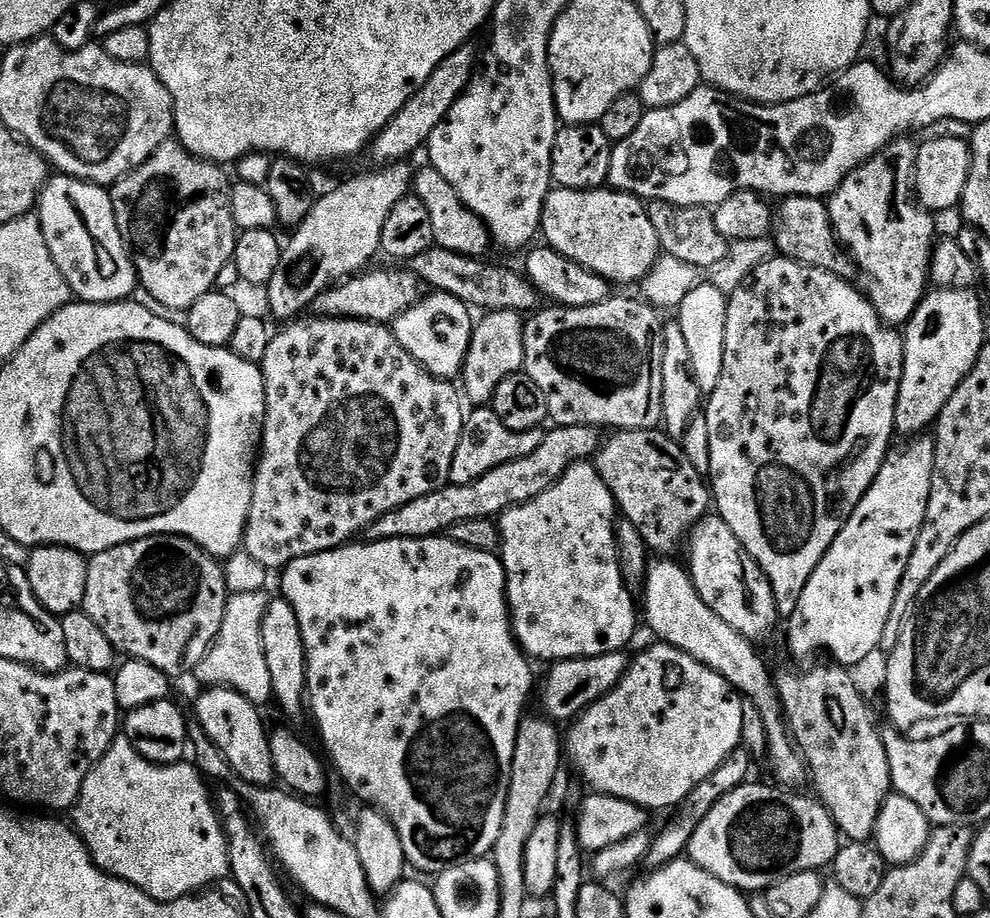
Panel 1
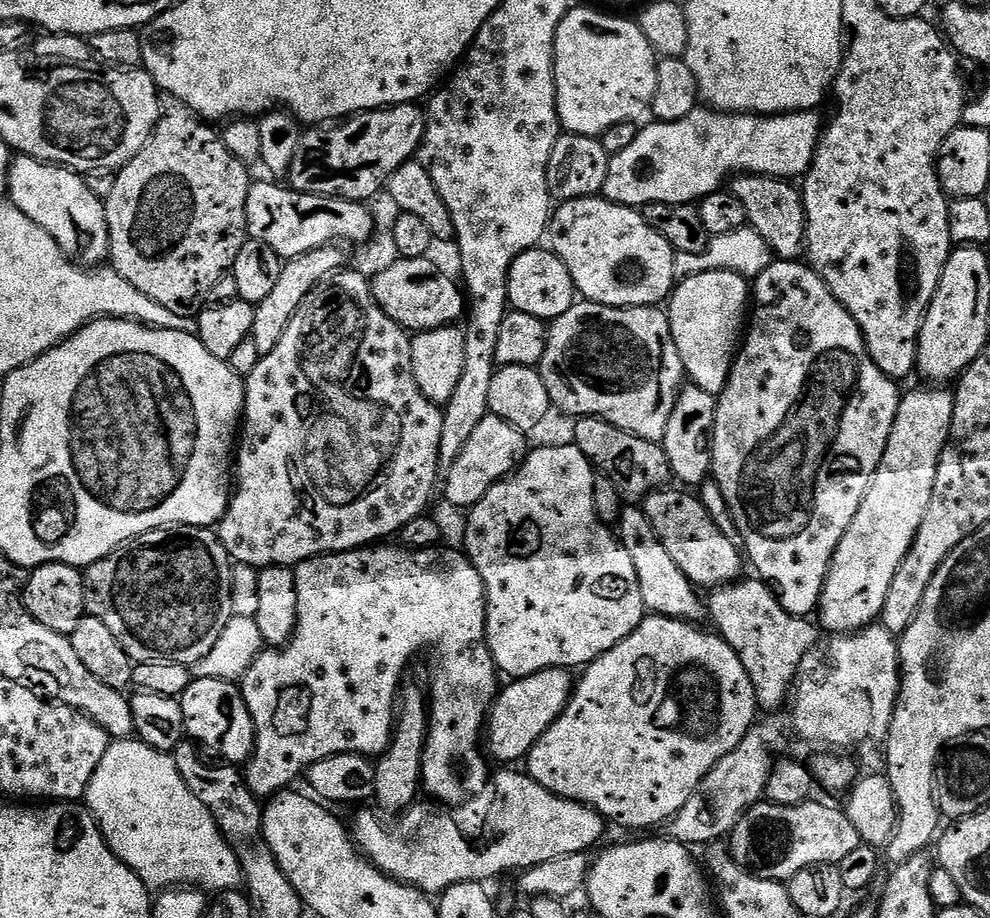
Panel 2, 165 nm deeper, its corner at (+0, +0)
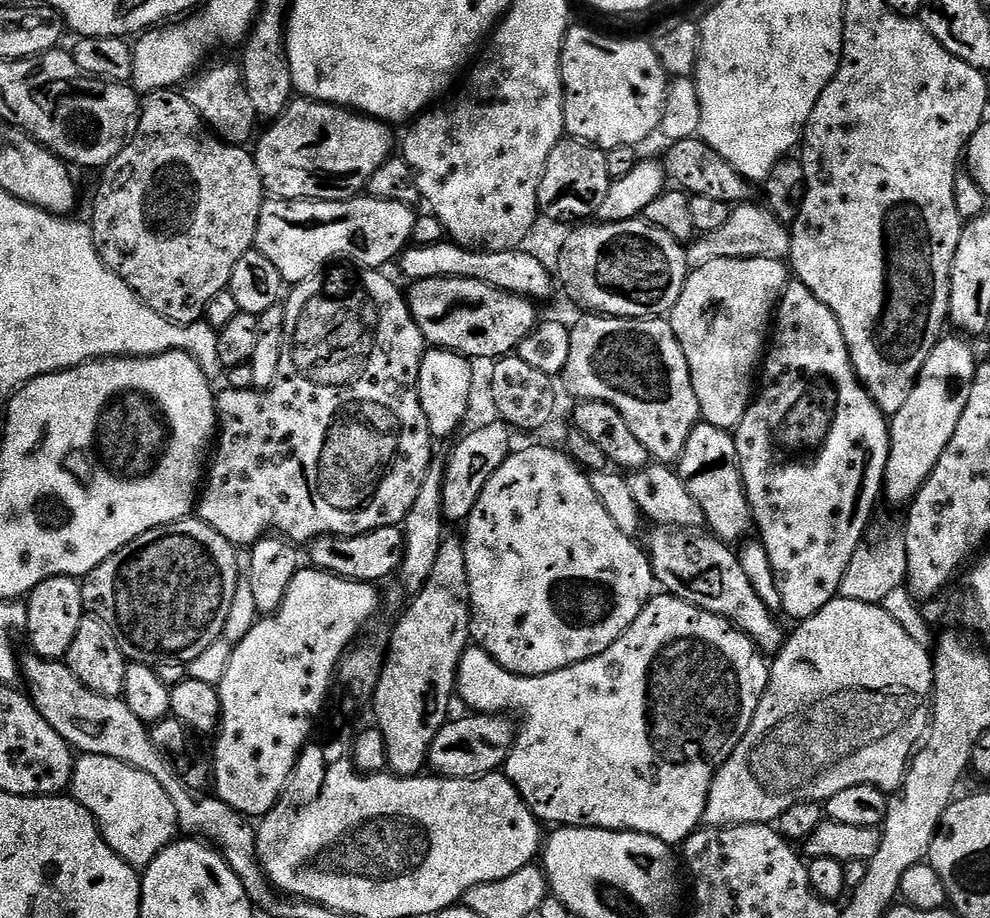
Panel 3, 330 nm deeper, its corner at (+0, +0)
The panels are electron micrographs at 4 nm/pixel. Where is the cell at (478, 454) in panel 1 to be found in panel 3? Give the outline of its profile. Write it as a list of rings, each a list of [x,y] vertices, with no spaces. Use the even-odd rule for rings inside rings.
[[[495,423],[484,424],[481,428],[474,429],[469,436],[461,435],[455,441],[455,443],[457,442],[456,449],[450,454],[447,453],[448,465],[444,471],[444,481],[442,482],[442,510],[445,521],[467,521],[478,502],[478,494],[482,494],[486,482],[490,482],[490,478],[494,478],[494,470],[498,470],[498,466],[502,466],[502,462],[506,462],[506,458],[512,455],[514,451],[513,433],[507,424]]]

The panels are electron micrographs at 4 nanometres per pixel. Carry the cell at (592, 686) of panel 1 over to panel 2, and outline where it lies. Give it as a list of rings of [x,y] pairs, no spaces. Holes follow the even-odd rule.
[[[547,668],[538,674],[530,674],[522,676],[508,682],[508,685],[499,689],[498,695],[492,702],[492,709],[488,711],[486,717],[486,752],[493,761],[501,760],[501,765],[512,766],[515,760],[523,761],[527,757],[528,752],[538,742],[538,738],[542,734],[546,734],[546,730],[550,730],[550,726],[561,716],[566,710],[568,700],[572,696],[574,687],[574,676],[567,668]]]

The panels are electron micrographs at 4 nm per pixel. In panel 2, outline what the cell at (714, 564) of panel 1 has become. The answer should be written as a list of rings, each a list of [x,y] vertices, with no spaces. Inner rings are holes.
[[[688,490],[668,491],[652,492],[642,501],[642,507],[646,518],[650,518],[650,526],[654,526],[662,546],[666,546],[678,570],[682,570],[682,574],[686,574],[691,584],[700,590],[715,590],[725,584],[737,583],[741,579],[740,571],[743,570],[744,564],[746,568],[741,549],[734,542],[730,542],[730,538],[726,538],[722,530],[718,530],[714,518],[710,518],[710,510],[706,510],[699,495],[692,493],[691,496],[688,493],[691,491]]]

